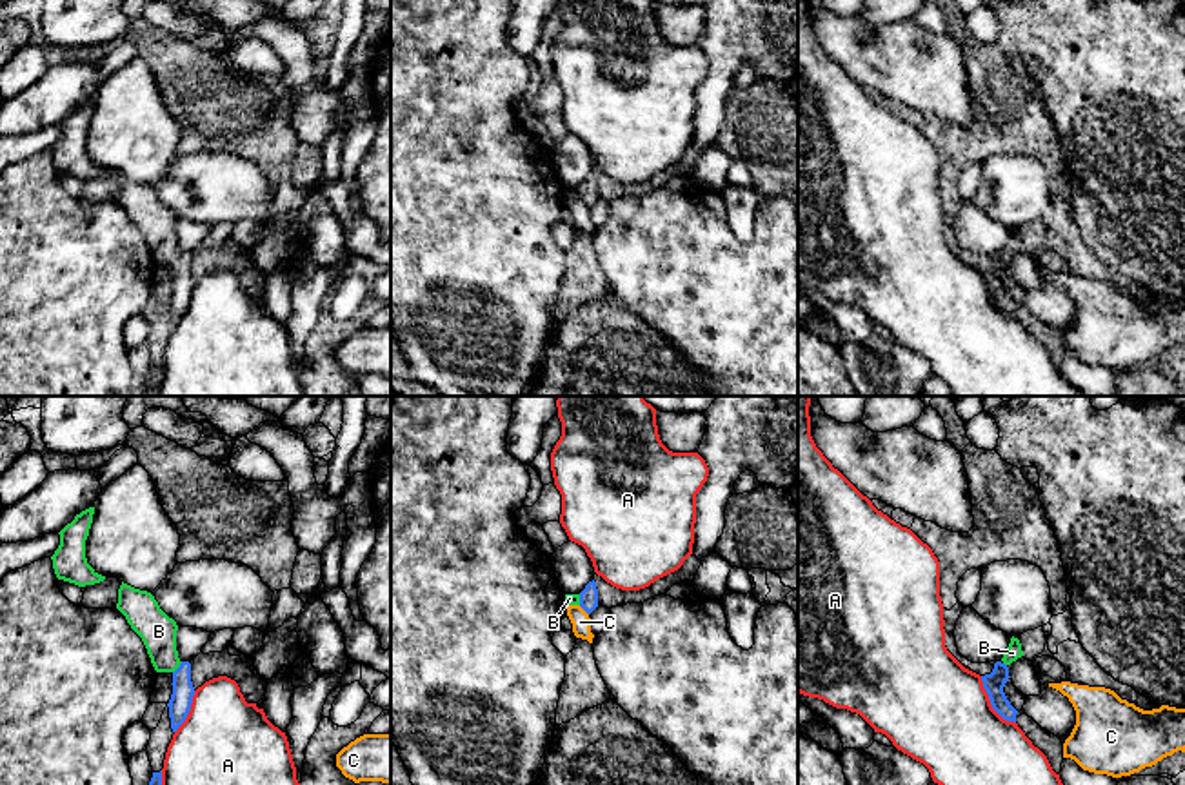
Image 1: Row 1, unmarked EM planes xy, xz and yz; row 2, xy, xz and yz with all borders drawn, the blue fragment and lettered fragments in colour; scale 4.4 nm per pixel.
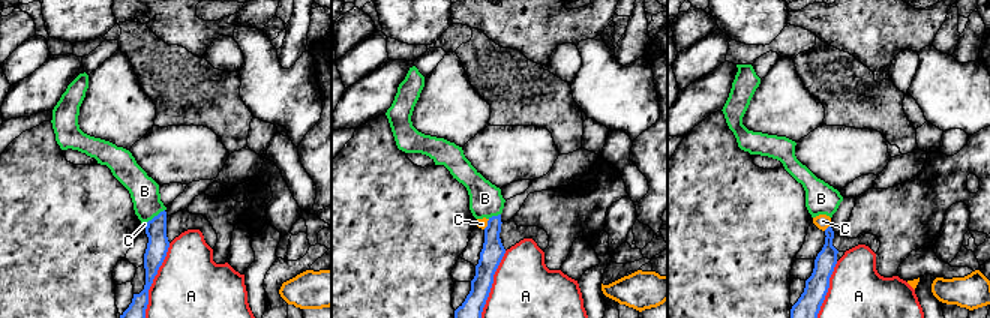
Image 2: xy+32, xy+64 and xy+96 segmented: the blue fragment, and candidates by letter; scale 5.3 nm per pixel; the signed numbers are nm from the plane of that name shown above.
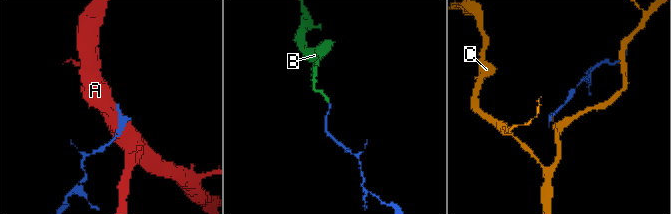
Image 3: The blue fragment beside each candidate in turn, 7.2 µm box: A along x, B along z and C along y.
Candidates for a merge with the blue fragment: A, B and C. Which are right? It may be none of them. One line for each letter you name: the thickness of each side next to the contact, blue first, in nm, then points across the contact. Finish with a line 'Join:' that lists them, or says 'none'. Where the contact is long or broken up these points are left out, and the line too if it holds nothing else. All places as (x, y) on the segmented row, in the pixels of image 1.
B: calibres 100 and 160 nm; way xy (182, 695), (179, 667), (162, 651), (159, 631)
Join: B

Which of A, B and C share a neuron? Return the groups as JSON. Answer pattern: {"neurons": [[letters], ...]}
{"neurons": [["A"], ["B"], ["C"]]}

